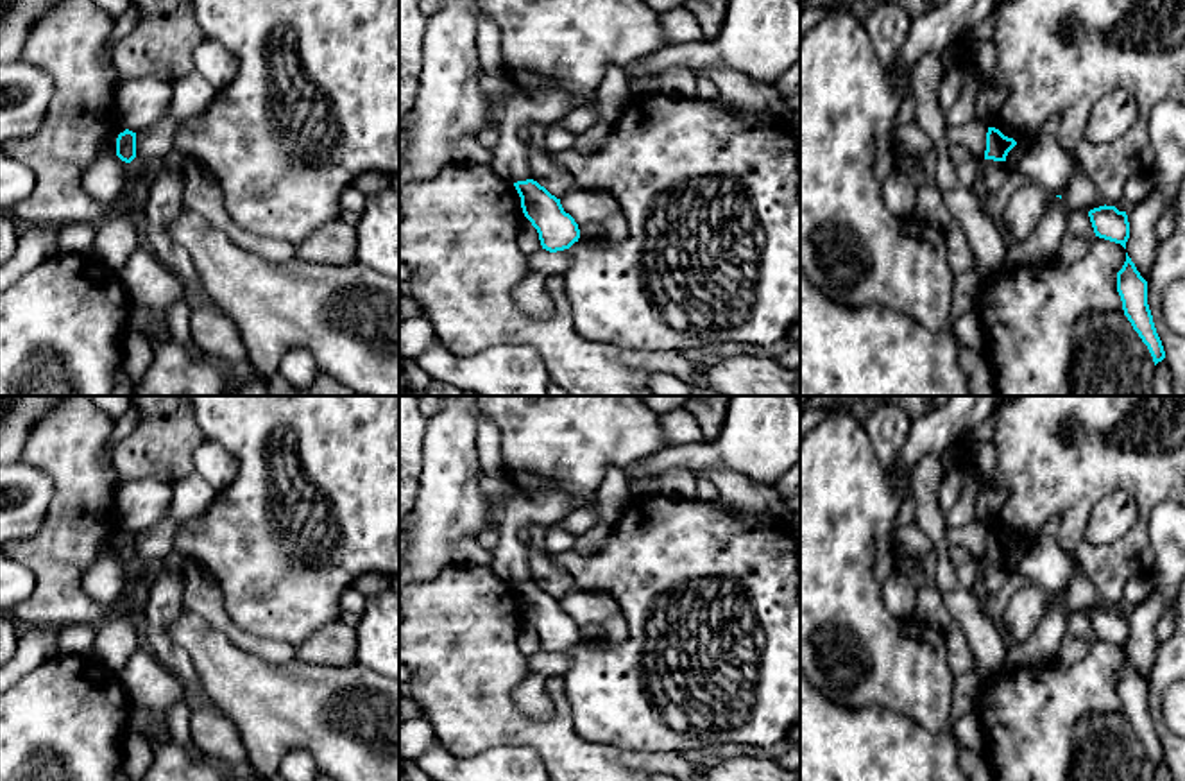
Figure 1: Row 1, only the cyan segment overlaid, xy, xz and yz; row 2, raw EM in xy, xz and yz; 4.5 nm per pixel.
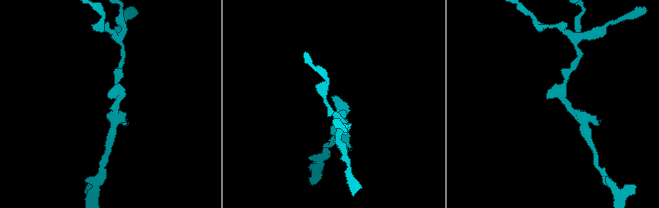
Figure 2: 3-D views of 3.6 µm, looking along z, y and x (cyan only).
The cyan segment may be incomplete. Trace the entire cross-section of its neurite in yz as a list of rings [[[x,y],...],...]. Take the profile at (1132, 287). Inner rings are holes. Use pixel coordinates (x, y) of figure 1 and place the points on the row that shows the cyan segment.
[[[1128,253],[1122,269],[1117,272],[1117,292],[1122,301],[1124,315],[1147,346],[1156,365],[1165,358],[1165,351],[1147,305],[1147,281],[1140,276]]]

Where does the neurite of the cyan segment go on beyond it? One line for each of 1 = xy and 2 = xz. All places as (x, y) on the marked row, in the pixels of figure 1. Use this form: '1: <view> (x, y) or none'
1: none
2: none

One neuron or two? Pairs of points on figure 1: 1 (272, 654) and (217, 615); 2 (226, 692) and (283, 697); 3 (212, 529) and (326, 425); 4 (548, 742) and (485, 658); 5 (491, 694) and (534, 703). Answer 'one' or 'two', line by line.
1: one
2: one
3: one
4: one
5: two

